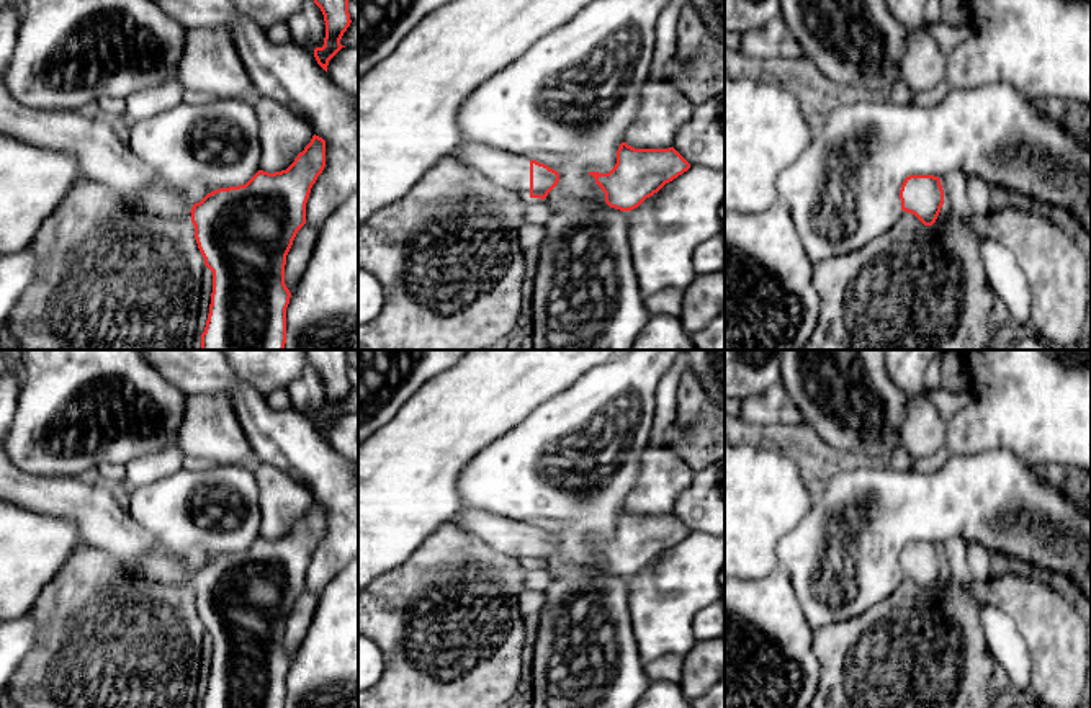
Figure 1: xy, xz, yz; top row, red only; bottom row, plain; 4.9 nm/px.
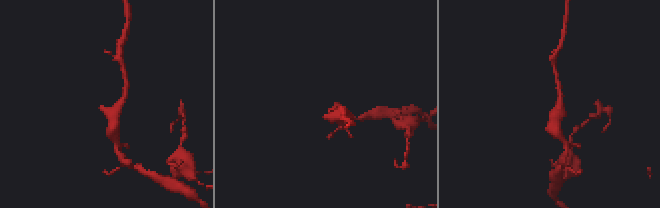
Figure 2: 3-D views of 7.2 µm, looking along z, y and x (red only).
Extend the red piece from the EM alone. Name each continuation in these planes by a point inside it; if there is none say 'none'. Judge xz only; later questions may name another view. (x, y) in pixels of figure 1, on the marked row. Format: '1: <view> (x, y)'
1: xz (507, 170)

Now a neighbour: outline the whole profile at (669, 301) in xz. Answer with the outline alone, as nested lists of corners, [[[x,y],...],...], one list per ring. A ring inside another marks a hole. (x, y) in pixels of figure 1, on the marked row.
[[[666,288],[661,293],[644,298],[644,304],[651,314],[664,312],[669,316],[679,316],[682,309],[682,296],[684,291]]]

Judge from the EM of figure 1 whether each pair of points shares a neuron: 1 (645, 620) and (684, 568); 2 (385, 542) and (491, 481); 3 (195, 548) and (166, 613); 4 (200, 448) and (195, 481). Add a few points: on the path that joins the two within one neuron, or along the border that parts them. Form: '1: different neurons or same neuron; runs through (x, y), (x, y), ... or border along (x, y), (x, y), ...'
1: same neuron; runs through (658, 607), (681, 581)
2: different neurons; border along (470, 461), (458, 479), (462, 507)
3: different neurons; border along (141, 576), (151, 581), (190, 587)
4: different neurons; border along (190, 463), (236, 465)

